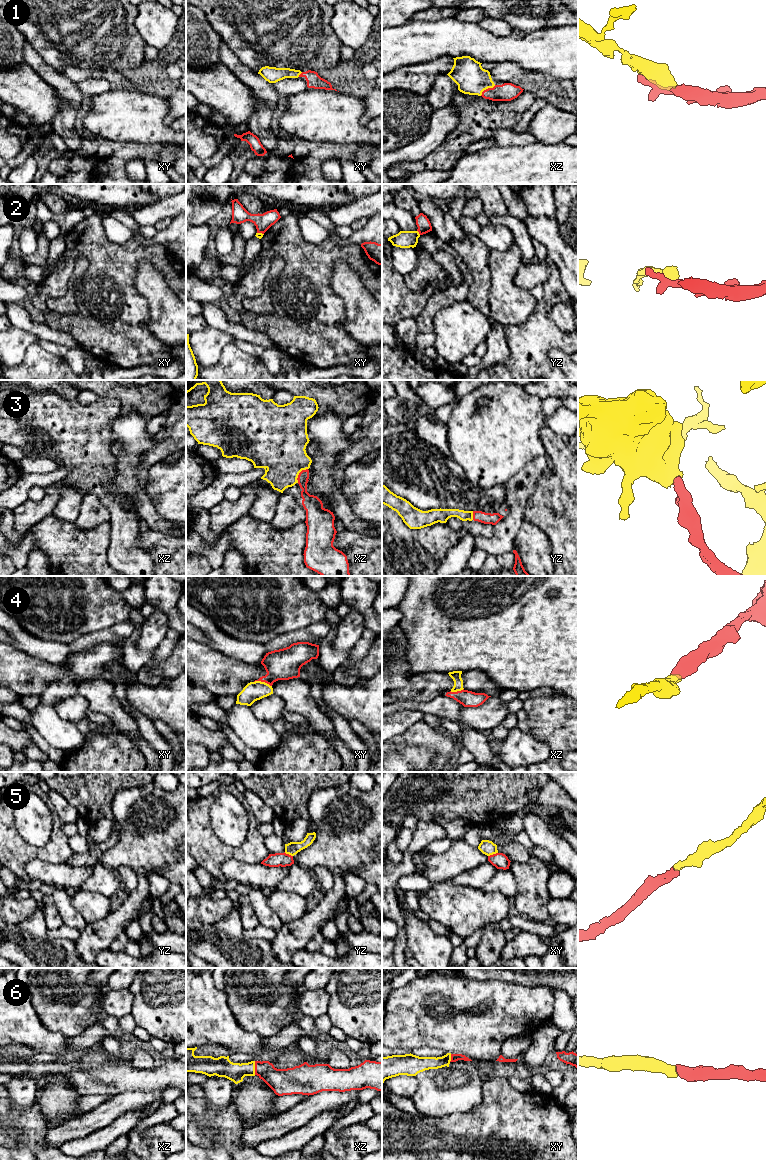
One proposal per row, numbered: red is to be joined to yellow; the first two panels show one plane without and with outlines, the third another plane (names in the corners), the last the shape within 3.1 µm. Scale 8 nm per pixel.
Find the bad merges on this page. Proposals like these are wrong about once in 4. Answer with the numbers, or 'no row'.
2

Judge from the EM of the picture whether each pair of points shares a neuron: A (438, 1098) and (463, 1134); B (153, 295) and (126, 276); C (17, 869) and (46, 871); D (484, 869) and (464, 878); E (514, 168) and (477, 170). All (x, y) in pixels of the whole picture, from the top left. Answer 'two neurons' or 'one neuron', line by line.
A: two neurons
B: two neurons
C: two neurons
D: one neuron
E: one neuron

